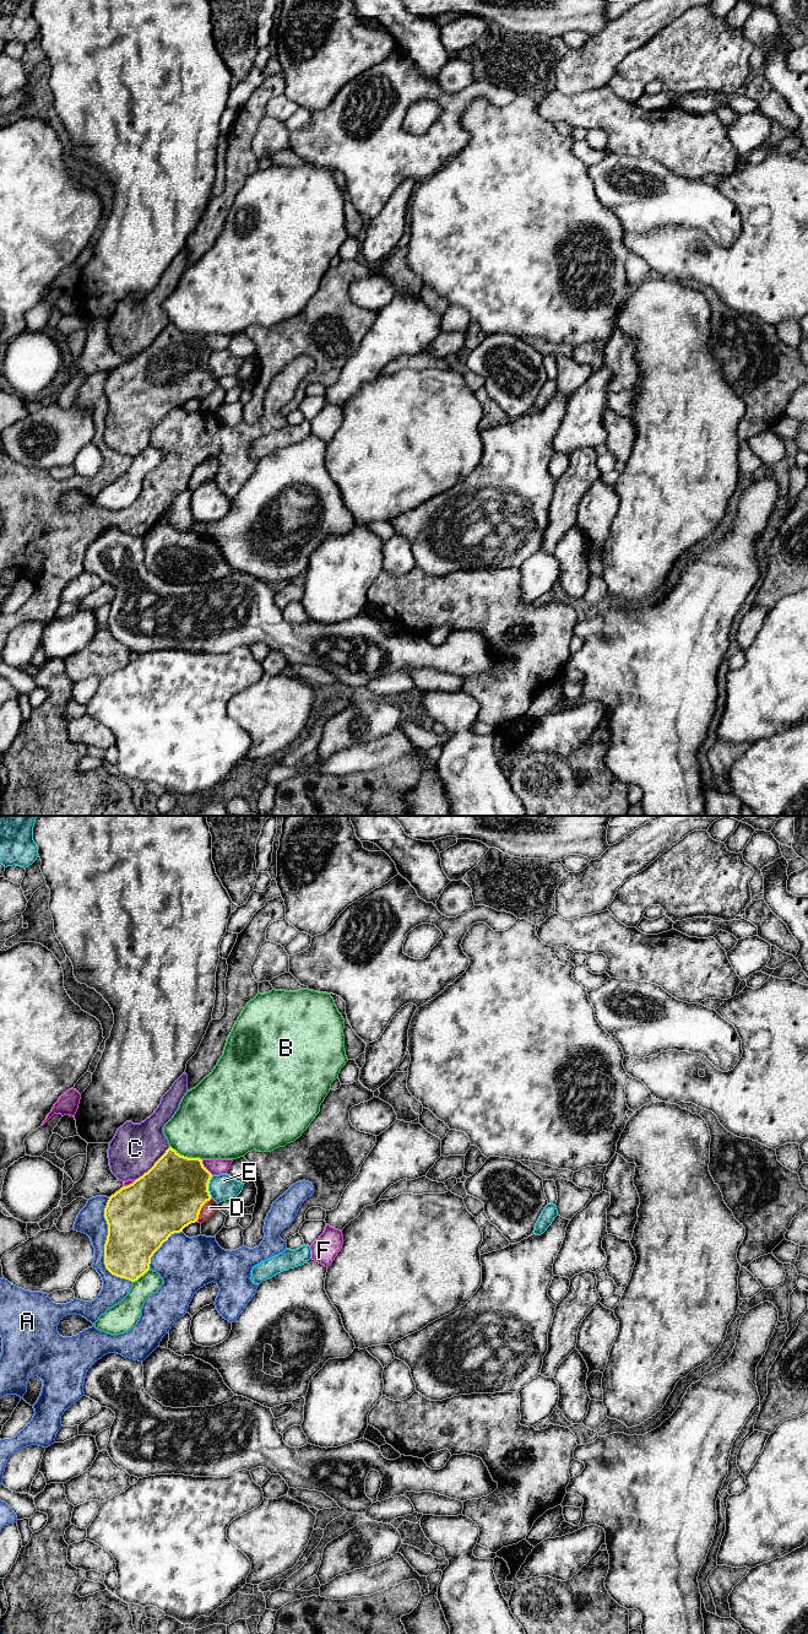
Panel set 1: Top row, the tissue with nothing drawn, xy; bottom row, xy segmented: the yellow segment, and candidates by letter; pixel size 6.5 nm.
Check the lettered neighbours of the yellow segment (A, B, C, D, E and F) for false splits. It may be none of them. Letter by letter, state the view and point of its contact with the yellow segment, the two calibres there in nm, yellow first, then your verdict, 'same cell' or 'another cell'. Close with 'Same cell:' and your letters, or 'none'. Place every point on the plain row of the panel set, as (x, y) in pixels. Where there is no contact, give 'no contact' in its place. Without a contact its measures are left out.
A: xy (104, 422) | 380/180 nm | another cell
B: xy (185, 333) | 420/440 nm | another cell
C: xy (153, 341) | 440/320 nm | another cell
D: xy (200, 385) | 440/90 nm | same cell
E: xy (207, 362) | 440/170 nm | another cell
F: xy (204, 342) | 420/110 nm | another cell
Same cell: D

